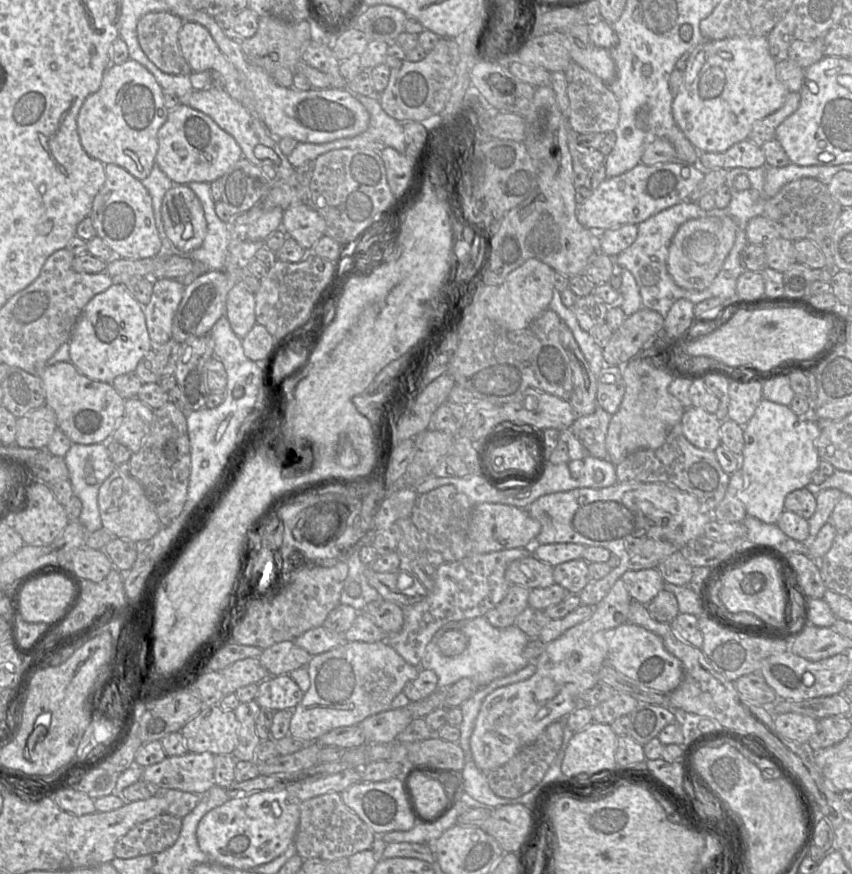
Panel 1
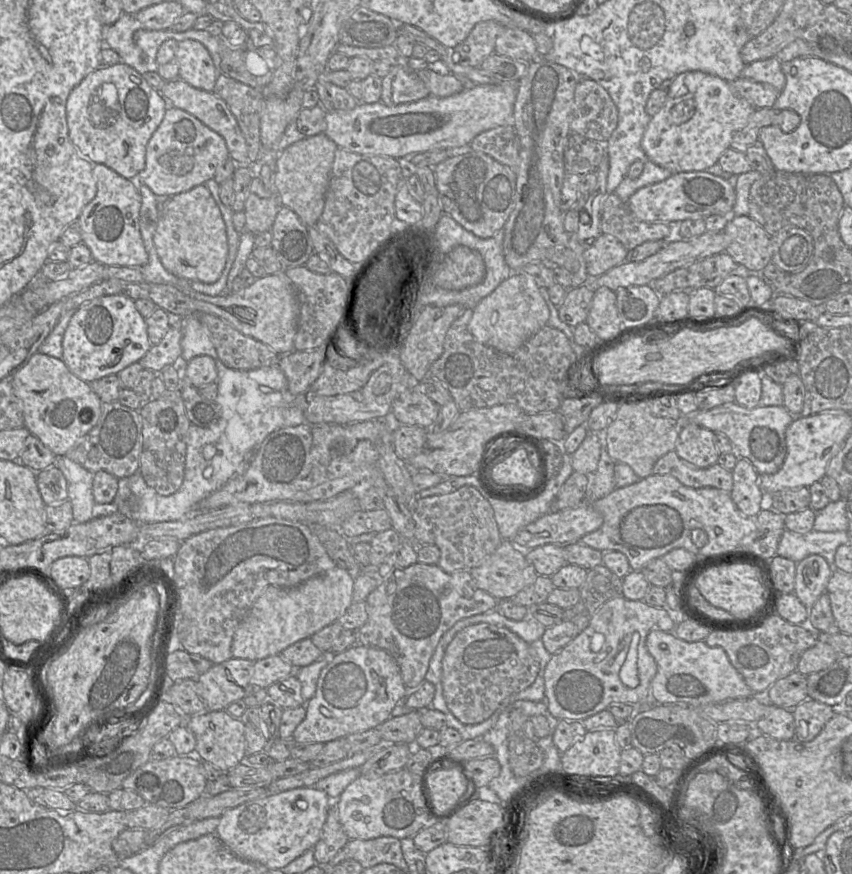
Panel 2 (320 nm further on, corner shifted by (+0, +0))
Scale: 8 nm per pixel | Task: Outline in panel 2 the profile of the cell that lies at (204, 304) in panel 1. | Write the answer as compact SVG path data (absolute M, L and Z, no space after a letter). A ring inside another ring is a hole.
M172 325L157 345L152 345L149 351L139 361L144 369L156 374L165 366L179 365L181 362L181 341L183 332L179 325Z

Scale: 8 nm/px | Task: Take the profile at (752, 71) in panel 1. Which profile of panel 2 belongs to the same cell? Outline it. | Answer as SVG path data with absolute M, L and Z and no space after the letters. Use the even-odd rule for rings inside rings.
M701 71L684 72L674 78L665 104L652 116L645 129L641 146L650 161L673 174L706 171L718 162L723 152L730 147L733 136L745 127L755 110L749 102L731 92L730 82Z

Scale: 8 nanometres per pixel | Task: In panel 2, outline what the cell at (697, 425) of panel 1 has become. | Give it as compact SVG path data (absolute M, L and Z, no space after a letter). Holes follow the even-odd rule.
M681 423L675 452L681 459L699 468L717 463L720 456L715 446L715 433L695 423Z

